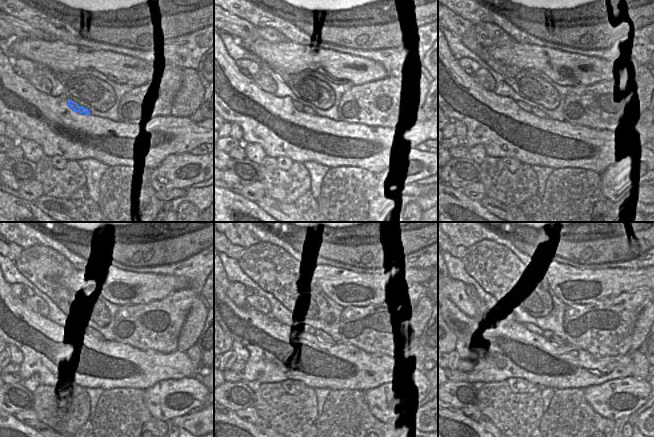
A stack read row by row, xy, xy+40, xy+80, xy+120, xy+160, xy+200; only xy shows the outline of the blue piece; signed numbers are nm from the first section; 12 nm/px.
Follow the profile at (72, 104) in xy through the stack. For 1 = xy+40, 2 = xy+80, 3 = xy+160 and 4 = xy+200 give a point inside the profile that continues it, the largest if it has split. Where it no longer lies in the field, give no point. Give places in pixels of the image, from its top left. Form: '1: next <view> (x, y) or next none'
1: next xy+40 (299, 106)
2: next xy+80 (538, 112)
3: next xy+160 (325, 337)
4: next xy+200 (548, 335)

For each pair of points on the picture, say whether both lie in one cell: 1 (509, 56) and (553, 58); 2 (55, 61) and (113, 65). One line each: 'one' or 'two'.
1: one
2: one

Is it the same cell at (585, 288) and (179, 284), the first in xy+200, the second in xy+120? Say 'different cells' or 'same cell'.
same cell

